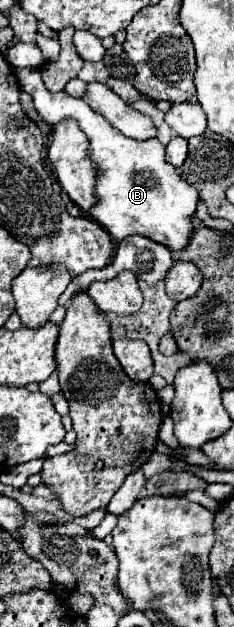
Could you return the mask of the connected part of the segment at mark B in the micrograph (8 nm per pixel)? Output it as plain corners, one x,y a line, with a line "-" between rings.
18,69
17,80
22,91
32,94
34,106
48,126
56,126
64,118
74,118
78,120
82,132
90,138
90,158
98,164
98,204
88,214
98,220
118,242
126,236
140,234
168,246
170,252
178,256
194,232
192,218
200,194
192,184
184,182
172,164
164,160
164,146
156,138
146,142
126,138
84,100
72,98
66,92
48,92
38,69

